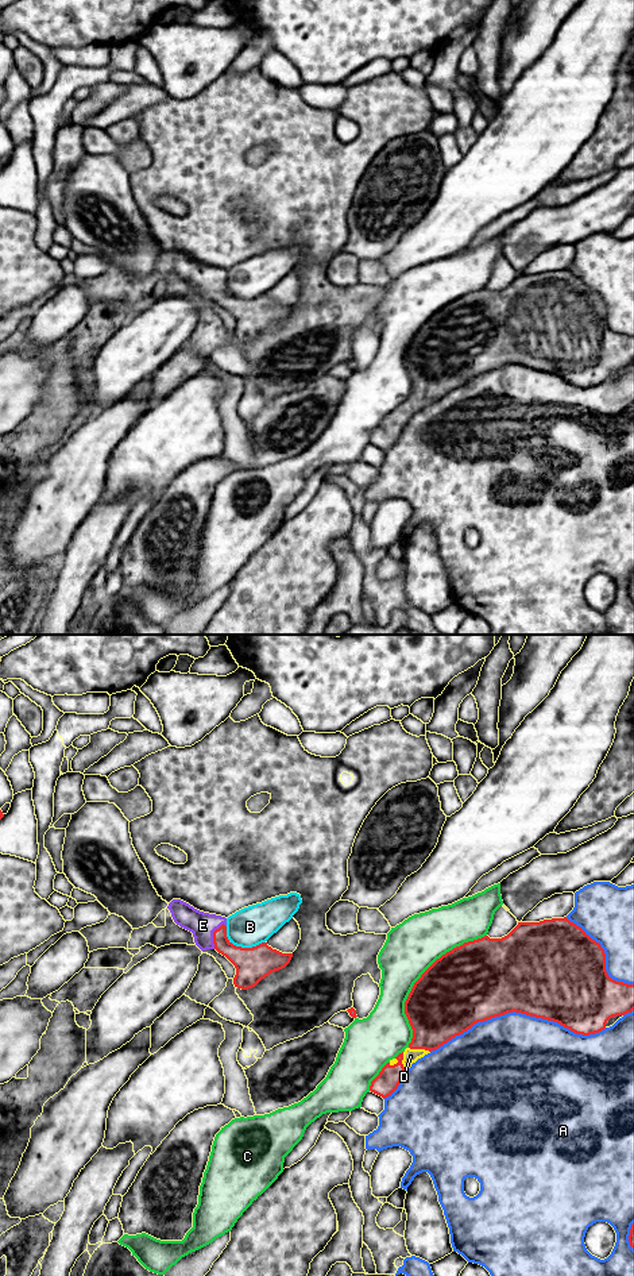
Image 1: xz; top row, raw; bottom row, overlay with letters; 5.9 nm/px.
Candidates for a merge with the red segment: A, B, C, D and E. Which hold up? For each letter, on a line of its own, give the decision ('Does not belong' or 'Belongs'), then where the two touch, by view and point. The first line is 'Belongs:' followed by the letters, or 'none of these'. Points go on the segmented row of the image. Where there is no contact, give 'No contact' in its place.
Belongs: D, E
A: Does not belong. Touches red at xz (518, 1012)
B: Does not belong. Touches red at xz (240, 947)
C: Does not belong. Touches red at xz (418, 979)
D: Belongs. Touches red at xz (420, 1048)
E: Belongs. Touches red at xz (213, 936)

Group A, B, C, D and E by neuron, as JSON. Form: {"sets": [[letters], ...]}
{"sets": [["A"], ["B"], ["C"], ["D", "E"]]}

